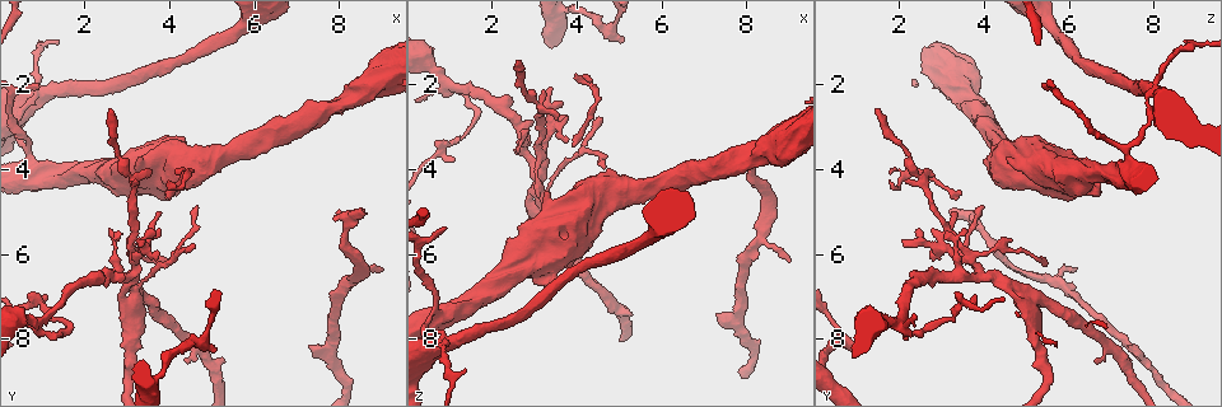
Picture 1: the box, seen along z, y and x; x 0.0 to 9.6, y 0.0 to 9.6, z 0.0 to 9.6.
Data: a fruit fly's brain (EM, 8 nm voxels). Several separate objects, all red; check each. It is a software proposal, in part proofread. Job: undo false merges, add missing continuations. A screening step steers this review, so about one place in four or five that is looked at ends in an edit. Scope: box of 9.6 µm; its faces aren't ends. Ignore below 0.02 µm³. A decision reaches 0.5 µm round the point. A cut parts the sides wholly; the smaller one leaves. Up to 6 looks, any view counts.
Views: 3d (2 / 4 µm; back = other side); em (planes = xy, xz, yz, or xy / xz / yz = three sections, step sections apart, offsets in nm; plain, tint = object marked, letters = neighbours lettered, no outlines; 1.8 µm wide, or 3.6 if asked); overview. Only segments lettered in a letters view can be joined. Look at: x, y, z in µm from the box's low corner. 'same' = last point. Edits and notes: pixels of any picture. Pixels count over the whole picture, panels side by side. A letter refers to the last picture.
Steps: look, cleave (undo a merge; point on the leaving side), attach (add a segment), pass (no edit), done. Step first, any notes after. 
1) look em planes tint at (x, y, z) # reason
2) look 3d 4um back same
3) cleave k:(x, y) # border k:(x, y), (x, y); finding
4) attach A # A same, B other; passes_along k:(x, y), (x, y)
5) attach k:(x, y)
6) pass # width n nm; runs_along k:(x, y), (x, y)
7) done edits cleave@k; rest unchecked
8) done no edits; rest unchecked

look 3d 4um at (2.60, 2.60, 1.45) # branch stops here

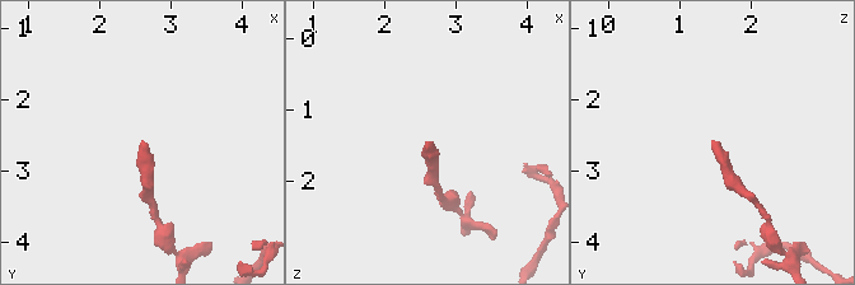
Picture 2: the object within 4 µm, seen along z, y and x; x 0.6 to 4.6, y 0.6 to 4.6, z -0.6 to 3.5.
look em planes plain at (2.60, 2.55, 1.45) # shape alone is not enough

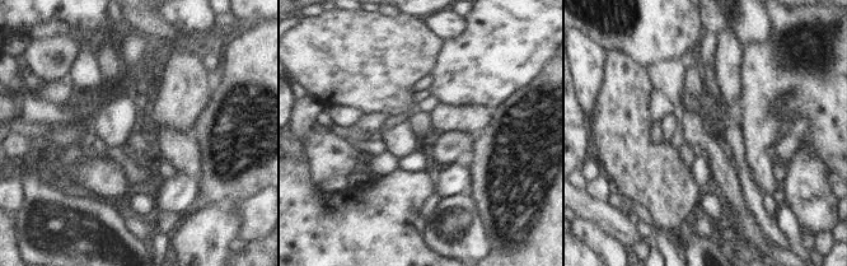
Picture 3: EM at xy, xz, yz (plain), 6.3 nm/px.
look em planes letters same # what lies round it

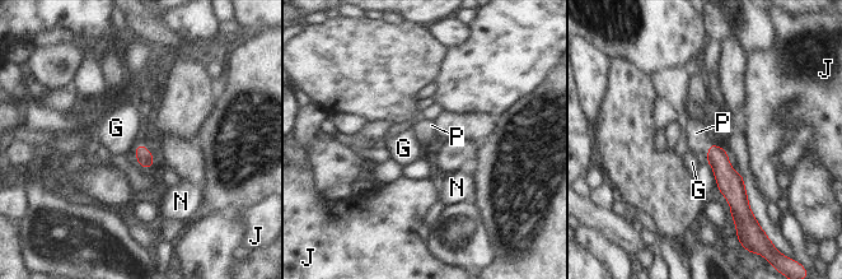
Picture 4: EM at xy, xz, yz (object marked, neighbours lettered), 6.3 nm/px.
attach P # width 100 nm; G other, J other, N other, P same; passes_along 4:(730, 184), (709, 152), (698, 144); it goes on there

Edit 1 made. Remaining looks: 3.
look overview # see it whole again

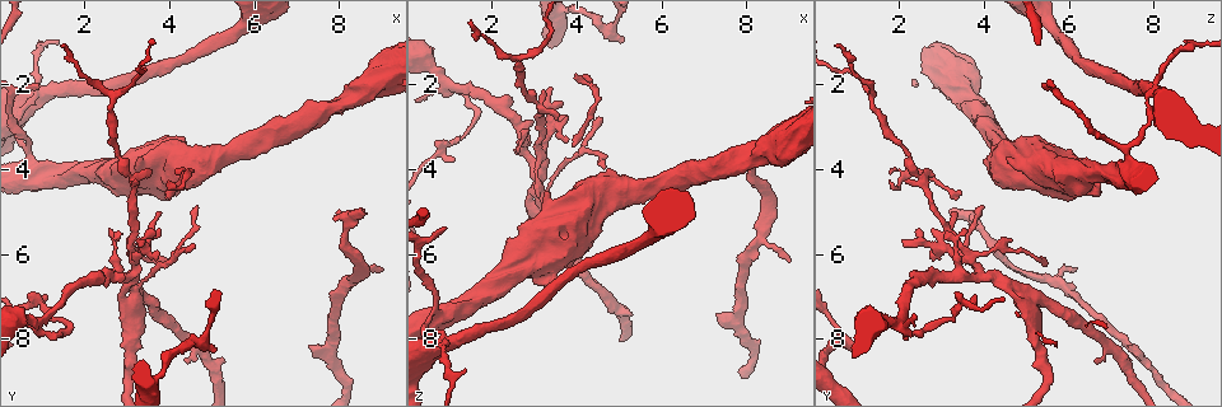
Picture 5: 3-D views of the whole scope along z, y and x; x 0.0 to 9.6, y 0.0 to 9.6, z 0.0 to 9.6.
look em xy step 16 letters at (3.65, 5.55, 2.45) # branch stops here

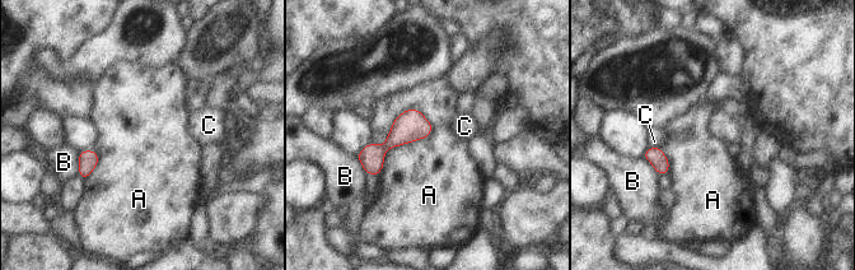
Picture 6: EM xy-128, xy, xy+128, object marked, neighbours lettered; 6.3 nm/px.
pass # longest_contact A 500 nm; A other, B other, C other; border 6:(417, 108), (431, 131), (378, 176); none of them fits

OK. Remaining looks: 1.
look em planes letters at (0.90, 7.60, 1.95) # narrows sharply

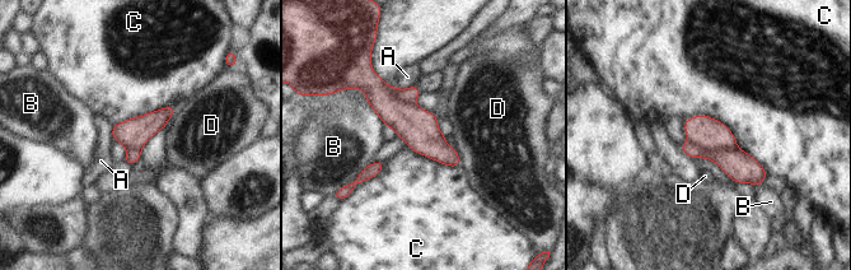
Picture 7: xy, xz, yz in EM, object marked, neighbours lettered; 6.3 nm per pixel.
cleave 7:(740, 167) # A other, B other, C other, D other; a second neuron is stuck on

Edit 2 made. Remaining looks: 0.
done edits attach@4, cleave@7; rest unchecked

